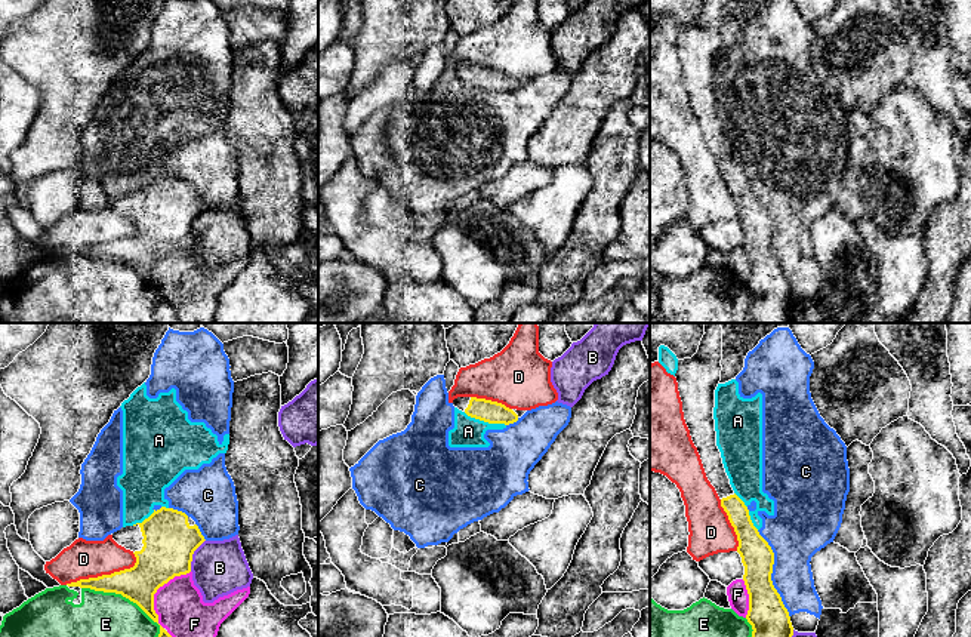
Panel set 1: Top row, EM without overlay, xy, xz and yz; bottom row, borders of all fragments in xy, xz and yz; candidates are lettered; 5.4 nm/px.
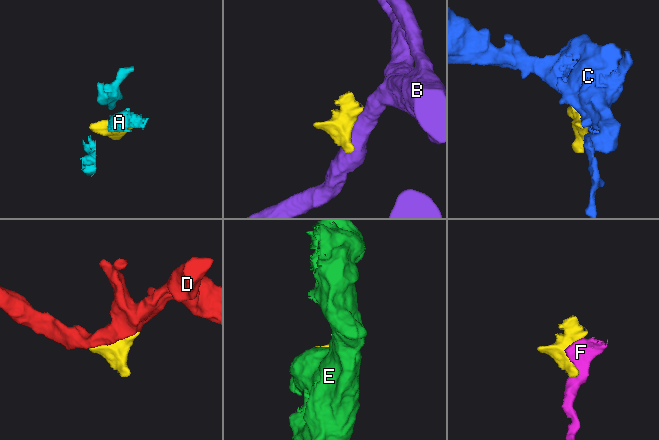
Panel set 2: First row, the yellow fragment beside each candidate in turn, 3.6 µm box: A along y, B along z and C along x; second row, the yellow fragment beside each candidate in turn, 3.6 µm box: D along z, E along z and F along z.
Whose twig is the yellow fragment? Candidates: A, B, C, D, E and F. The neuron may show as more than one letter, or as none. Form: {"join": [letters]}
{"join": []}

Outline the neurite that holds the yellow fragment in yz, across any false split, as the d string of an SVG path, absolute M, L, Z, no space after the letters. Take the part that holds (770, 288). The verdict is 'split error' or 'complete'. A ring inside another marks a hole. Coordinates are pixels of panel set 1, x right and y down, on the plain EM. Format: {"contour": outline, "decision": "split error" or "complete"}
{"contour": "M705 0L697 21L691 27L678 28L675 46L684 87L706 145L737 203L737 221L745 234L743 249L749 262L746 287L753 298L747 316L753 323L792 323L789 310L793 295L771 249L774 221L753 194L745 170L734 161L716 114L713 76L721 28L722 0Z", "decision": "split error"}

